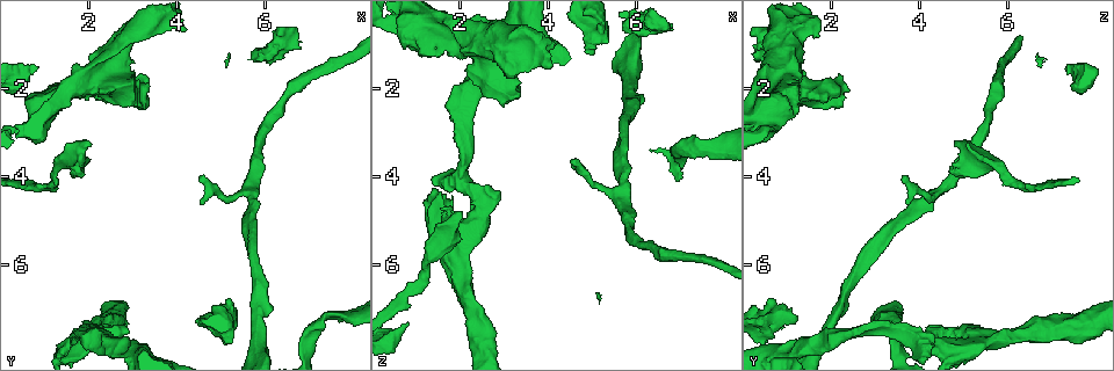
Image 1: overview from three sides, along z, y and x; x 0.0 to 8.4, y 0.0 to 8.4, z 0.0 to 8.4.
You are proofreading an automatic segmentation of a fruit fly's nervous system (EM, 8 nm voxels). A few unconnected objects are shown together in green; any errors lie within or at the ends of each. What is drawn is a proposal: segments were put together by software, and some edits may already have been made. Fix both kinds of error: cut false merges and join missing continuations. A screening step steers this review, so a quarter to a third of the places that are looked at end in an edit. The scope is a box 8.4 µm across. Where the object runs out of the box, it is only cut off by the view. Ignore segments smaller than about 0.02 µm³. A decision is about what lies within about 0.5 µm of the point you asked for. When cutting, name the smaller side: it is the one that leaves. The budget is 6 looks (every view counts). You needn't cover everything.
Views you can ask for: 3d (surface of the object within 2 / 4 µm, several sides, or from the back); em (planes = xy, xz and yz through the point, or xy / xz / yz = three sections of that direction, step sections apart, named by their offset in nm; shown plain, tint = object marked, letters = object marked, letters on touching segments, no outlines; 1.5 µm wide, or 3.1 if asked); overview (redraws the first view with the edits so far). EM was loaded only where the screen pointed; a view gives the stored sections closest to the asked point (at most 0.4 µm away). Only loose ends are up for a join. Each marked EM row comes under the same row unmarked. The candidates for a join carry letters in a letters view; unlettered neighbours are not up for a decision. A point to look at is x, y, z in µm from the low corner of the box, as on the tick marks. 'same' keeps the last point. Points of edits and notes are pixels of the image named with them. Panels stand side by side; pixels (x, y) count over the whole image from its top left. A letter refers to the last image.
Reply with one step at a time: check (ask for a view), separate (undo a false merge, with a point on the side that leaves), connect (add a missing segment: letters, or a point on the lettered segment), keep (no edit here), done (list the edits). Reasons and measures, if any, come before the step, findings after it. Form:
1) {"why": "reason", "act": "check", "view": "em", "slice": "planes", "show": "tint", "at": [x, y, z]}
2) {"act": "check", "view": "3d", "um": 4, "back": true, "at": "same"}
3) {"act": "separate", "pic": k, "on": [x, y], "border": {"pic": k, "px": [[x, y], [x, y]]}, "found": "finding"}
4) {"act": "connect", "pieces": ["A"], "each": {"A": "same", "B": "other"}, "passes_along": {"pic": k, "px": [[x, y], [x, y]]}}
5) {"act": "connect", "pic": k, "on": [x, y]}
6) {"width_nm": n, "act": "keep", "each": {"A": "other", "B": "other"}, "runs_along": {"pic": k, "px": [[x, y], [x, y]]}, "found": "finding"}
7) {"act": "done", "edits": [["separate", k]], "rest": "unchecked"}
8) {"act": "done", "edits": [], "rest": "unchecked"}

{"act": "check", "view": "em", "slice": "planes", "show": "letters", "at": [0.85, 1.50, 7.30]}

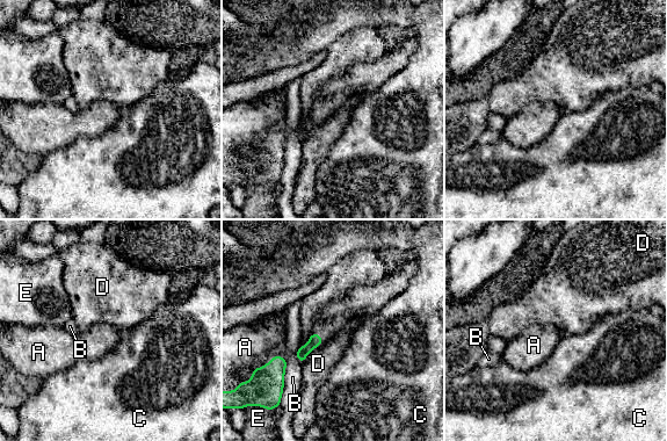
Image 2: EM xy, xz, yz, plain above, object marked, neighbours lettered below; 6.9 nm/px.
{"act": "connect", "pieces": ["A"], "each": {"A": "same", "B": "other", "C": "other", "D": "other", "E": "other"}, "found": "it goes on there"}

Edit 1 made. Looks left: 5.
{"act": "check", "view": "overview"}

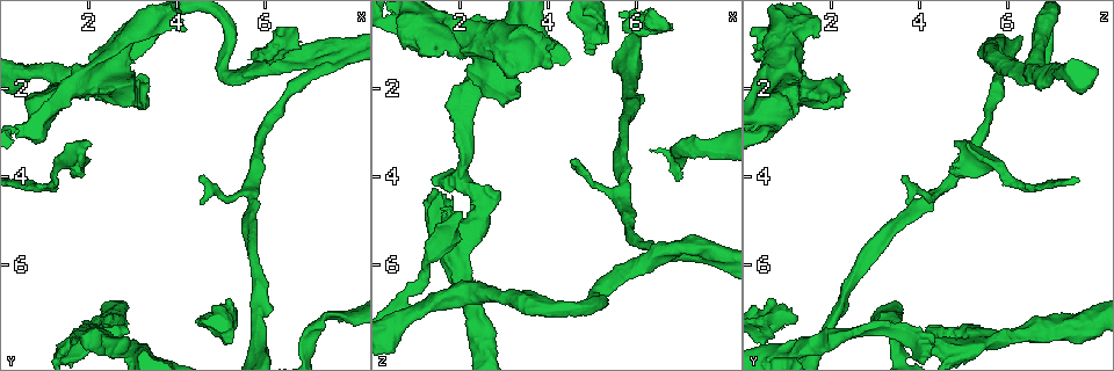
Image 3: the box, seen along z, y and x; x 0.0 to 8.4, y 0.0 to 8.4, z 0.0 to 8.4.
{"why": "branch stops here", "act": "check", "view": "em", "slice": "xz", "step": 8, "show": "tint", "at": [2.05, 3.30, 4.75]}

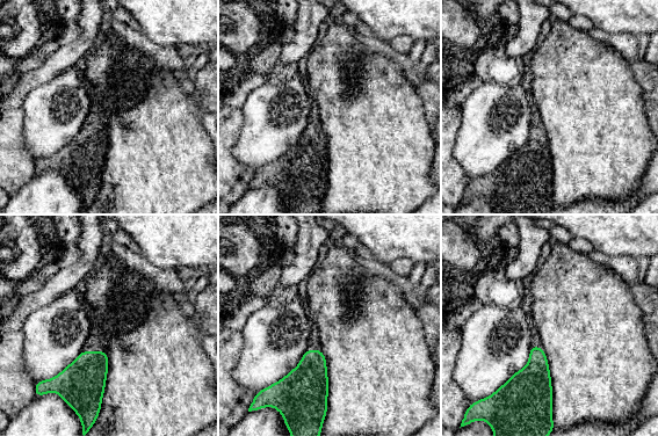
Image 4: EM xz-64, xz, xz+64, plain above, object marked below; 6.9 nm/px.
{"why": "another direction", "act": "check", "view": "em", "slice": "planes", "show": "letters", "at": "same"}

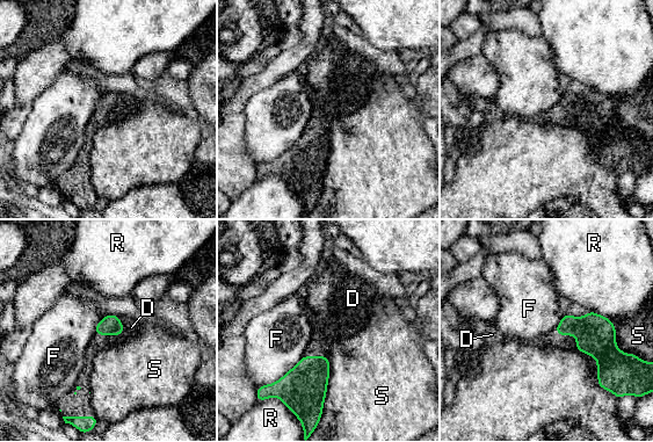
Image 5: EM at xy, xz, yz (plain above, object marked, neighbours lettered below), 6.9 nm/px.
{"act": "connect", "pieces": ["D"], "each": {"D": "same", "F": "other", "R": "other", "S": "other"}, "passes_along": {"pic": 5, "px": [[110, 325], [117, 334], [131, 327]]}, "found": "it goes on there"}

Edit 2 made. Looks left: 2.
{"why": "thick end", "act": "check", "view": "em", "slice": "xy", "step": 8, "show": "letters", "at": [3.25, 0.80, 1.60]}

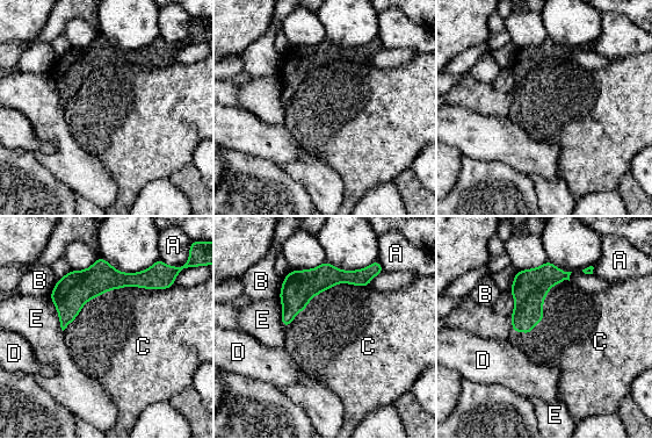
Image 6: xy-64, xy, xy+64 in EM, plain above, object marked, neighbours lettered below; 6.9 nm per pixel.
{"act": "keep", "each": {"A": "other", "B": "other", "C": "other", "D": "other", "E": "other"}, "border": {"pic": 6, "px": [[169, 286], [104, 290], [63, 331]]}, "found": "none of them fits"}

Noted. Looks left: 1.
{"act": "done", "edits": [["connect", 2], ["connect", 5]], "rest": "unchecked"}

